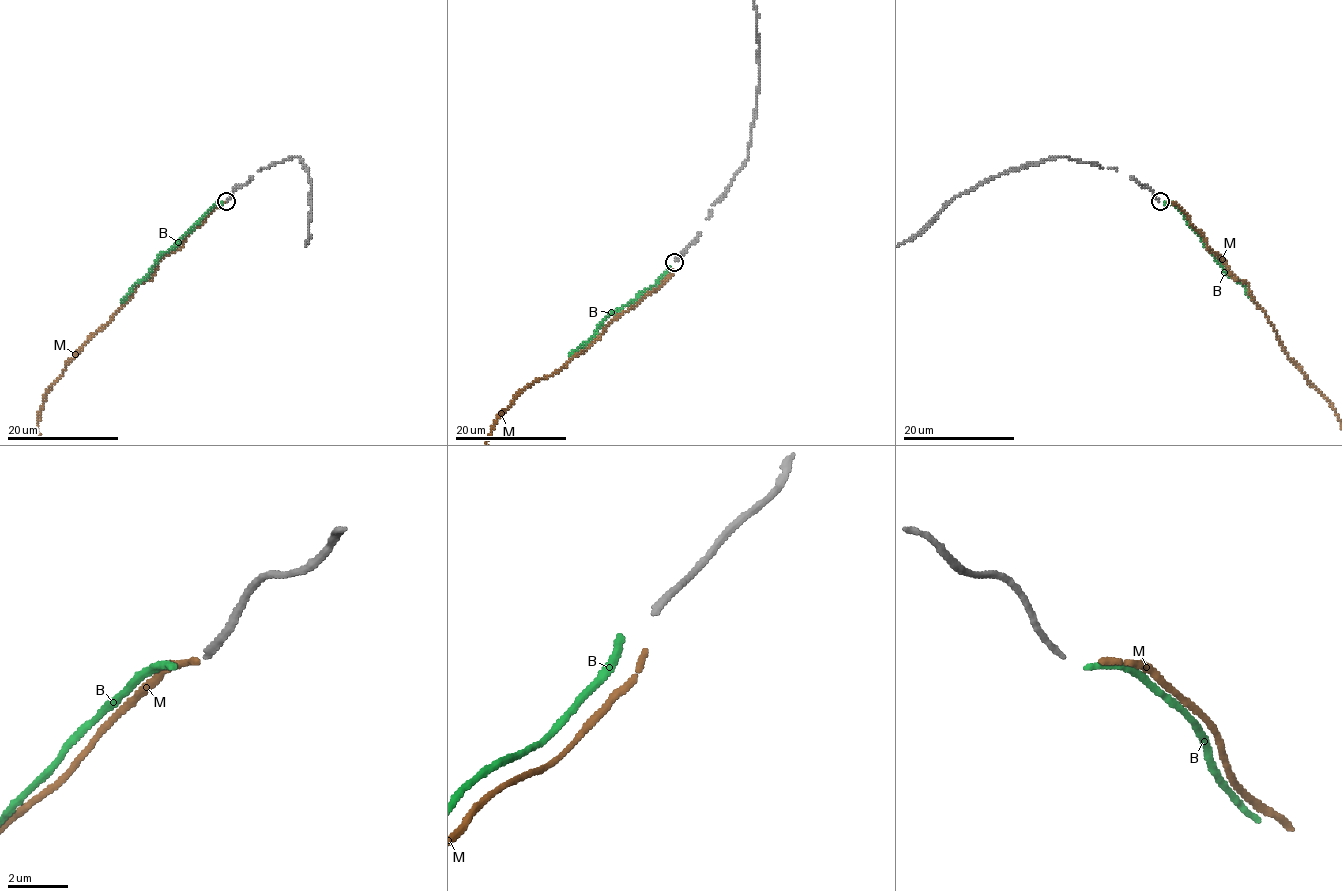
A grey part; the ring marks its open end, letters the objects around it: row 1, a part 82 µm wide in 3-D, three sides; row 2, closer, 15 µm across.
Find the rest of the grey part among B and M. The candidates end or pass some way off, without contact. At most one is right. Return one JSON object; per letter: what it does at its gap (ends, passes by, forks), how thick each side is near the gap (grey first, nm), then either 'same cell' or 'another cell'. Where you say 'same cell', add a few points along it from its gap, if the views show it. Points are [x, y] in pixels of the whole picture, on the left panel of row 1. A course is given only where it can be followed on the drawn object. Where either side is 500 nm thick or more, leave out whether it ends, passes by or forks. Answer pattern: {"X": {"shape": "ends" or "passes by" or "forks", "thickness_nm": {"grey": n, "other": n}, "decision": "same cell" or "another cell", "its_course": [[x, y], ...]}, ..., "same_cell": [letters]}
{"B": {"shape": "ends", "thickness_nm": {"grey": 200, "other": 240}, "decision": "another cell"}, "M": {"shape": "ends", "thickness_nm": {"grey": 200, "other": 190}, "decision": "same cell"}, "same_cell": ["M"]}

